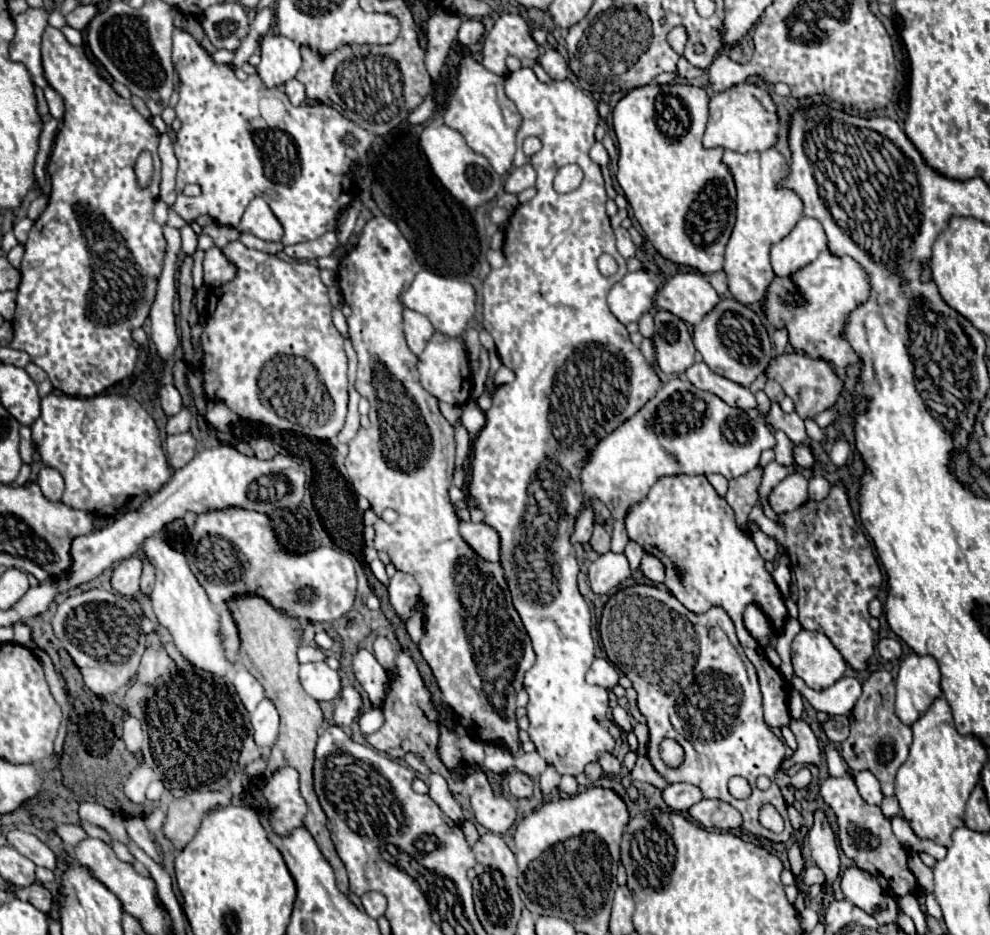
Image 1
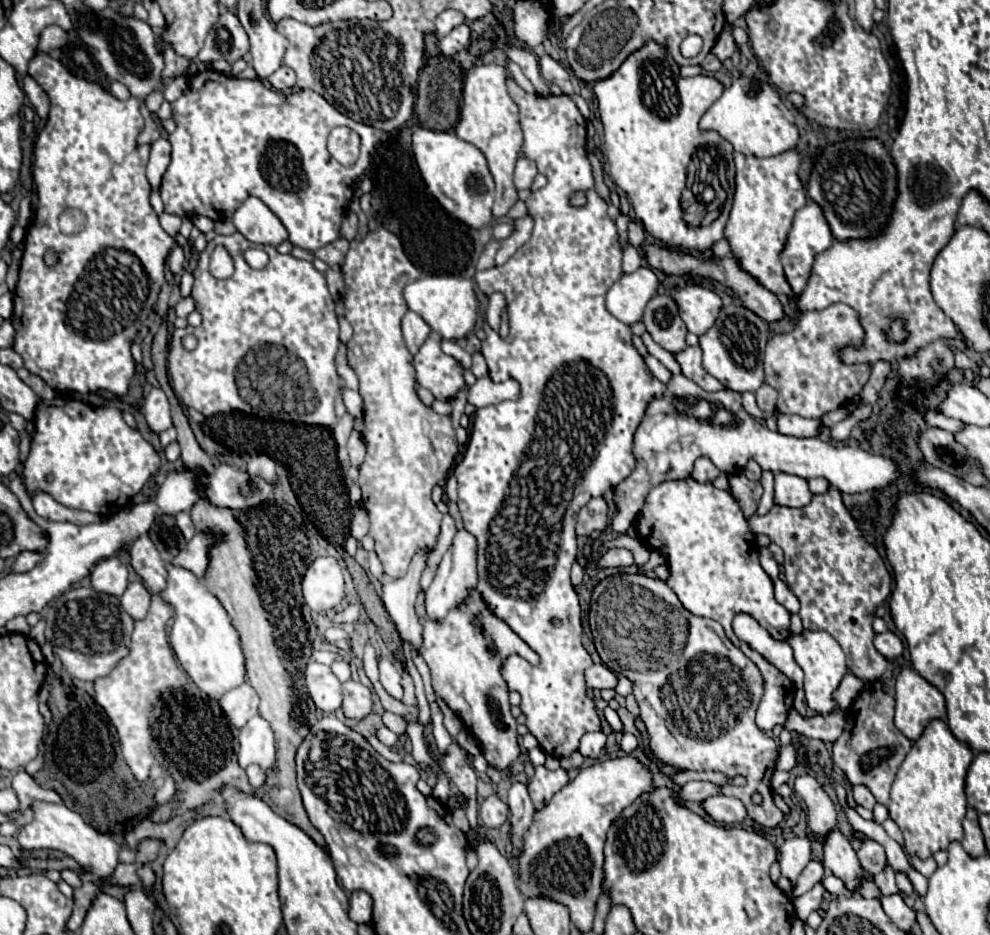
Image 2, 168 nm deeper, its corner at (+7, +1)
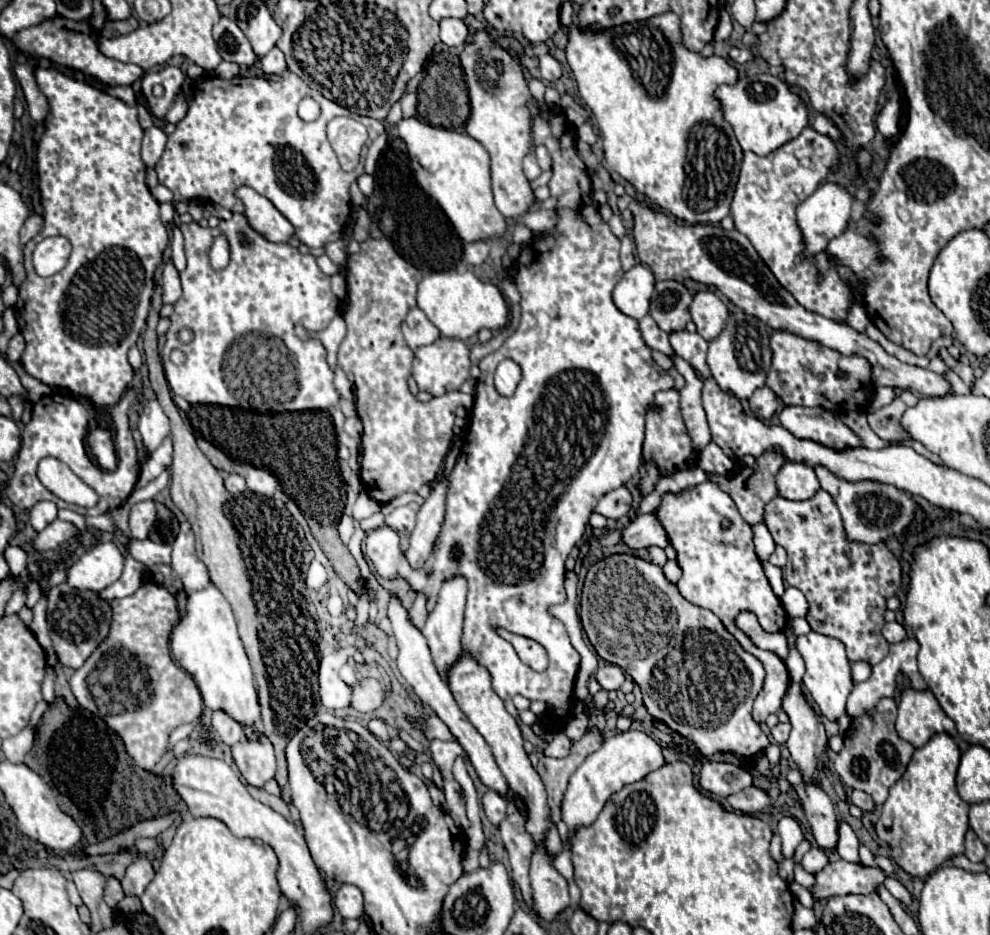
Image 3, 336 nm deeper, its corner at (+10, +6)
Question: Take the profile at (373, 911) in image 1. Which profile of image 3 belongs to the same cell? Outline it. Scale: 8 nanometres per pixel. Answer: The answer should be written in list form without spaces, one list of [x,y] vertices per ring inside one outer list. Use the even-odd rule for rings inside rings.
[[[343,884],[335,894],[335,908],[343,918],[361,918],[363,910],[363,894],[357,886]]]

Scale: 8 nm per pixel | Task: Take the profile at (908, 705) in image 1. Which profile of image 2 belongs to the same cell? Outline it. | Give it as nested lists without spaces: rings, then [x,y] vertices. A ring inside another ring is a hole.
[[[902,669],[896,679],[896,727],[916,741],[932,719],[946,721],[944,695],[912,669]]]

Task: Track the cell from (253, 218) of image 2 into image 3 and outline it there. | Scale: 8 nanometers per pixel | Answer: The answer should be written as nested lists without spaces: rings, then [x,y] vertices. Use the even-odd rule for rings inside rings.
[[[239,188],[237,190],[237,198],[243,202],[245,206],[245,218],[249,222],[249,226],[263,234],[263,238],[267,238],[269,242],[287,242],[295,228],[291,226],[291,222],[259,192],[255,192],[253,188]]]

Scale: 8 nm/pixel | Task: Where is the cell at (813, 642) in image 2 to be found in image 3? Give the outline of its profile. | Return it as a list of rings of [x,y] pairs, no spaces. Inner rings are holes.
[[[809,632],[805,636],[797,638],[797,650],[805,660],[807,672],[803,676],[803,686],[807,694],[813,696],[815,704],[819,706],[821,714],[827,720],[839,720],[841,714],[845,714],[845,700],[849,692],[853,690],[853,680],[849,672],[849,660],[845,656],[845,646],[837,638],[819,634],[819,632]]]

